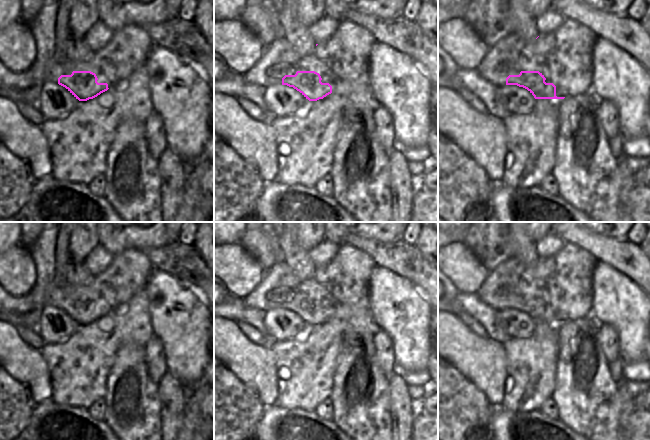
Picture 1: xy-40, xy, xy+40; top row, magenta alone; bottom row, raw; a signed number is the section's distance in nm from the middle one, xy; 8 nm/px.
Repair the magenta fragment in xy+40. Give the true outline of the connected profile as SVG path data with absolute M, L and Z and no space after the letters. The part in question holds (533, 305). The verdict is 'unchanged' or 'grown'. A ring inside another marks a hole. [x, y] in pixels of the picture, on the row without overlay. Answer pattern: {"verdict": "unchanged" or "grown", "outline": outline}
{"verdict": "unchanged", "outline": "M521 295L519 299L509 299L506 309L517 309L527 313L535 323L564 323L556 320L556 310L546 307L546 302L539 295Z"}

